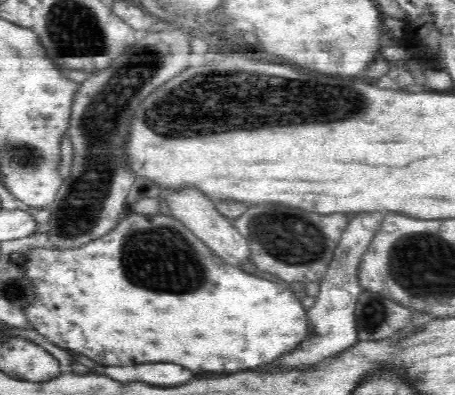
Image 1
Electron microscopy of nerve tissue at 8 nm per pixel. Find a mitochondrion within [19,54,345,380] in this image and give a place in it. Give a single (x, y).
(150, 257)

